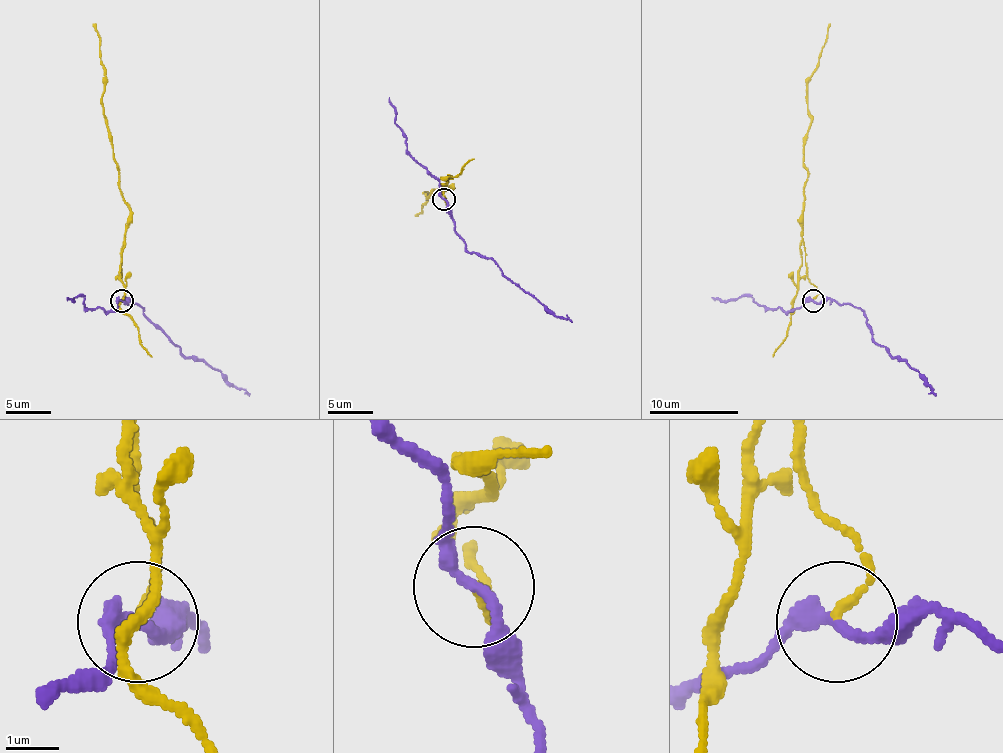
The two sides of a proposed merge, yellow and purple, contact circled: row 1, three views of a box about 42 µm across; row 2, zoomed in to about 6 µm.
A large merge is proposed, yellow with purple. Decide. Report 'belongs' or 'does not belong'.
does not belong

